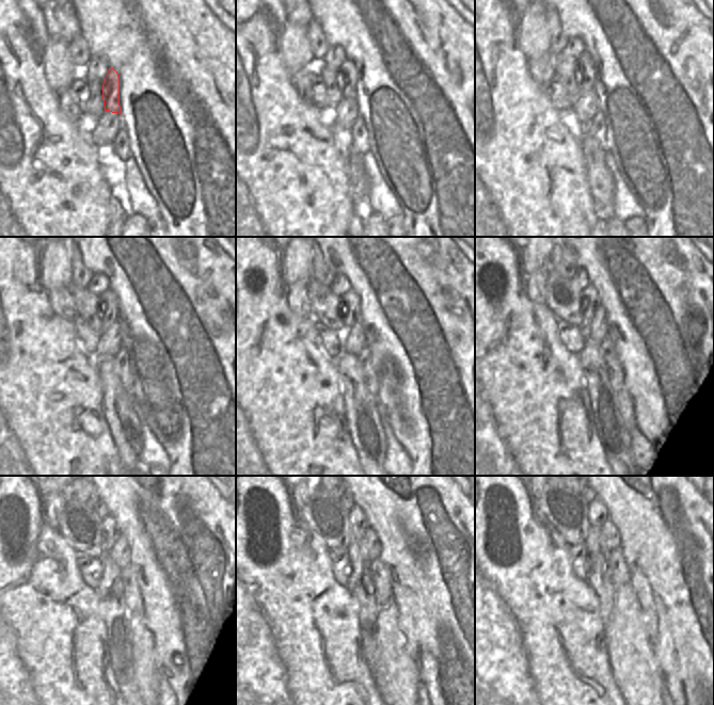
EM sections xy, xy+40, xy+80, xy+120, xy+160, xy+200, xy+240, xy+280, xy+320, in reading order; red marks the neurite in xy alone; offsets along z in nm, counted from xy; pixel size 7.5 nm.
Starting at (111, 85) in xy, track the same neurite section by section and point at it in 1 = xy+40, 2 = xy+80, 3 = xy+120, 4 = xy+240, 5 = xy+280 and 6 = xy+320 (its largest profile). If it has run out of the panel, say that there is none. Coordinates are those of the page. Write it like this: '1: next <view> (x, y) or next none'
1: next xy+40 (350, 74)
2: next xy+80 (587, 69)
3: next xy+120 (109, 309)
4: next xy+240 (111, 532)
5: next xy+280 (358, 523)
6: next xy+320 (598, 513)

